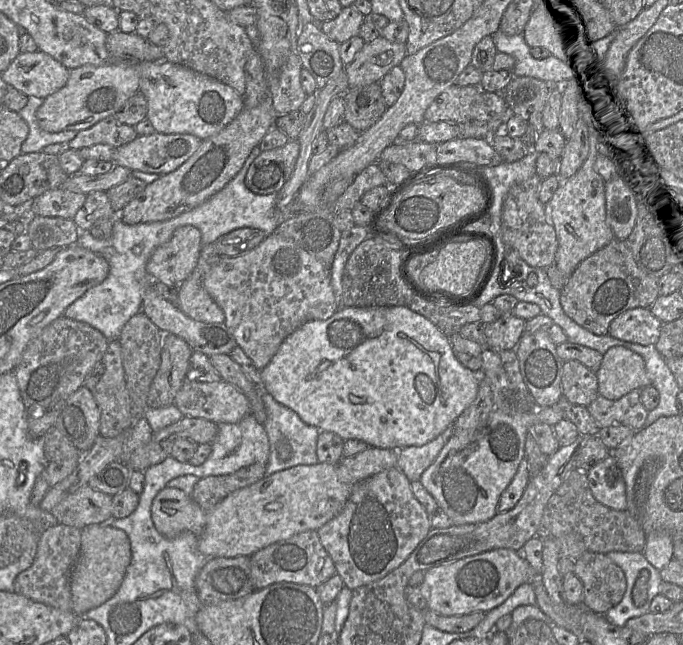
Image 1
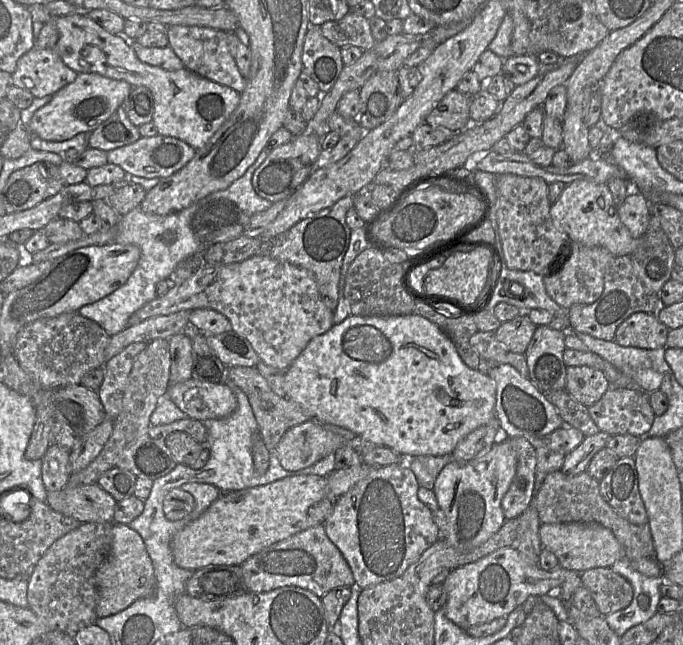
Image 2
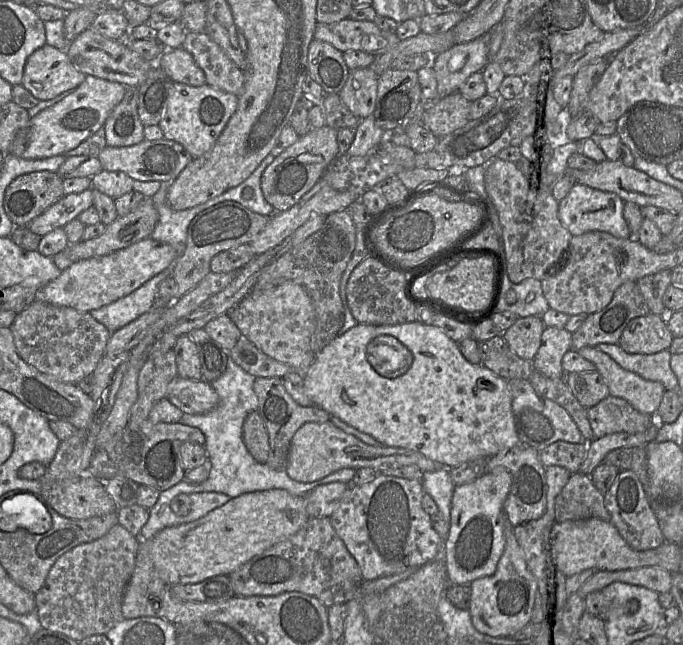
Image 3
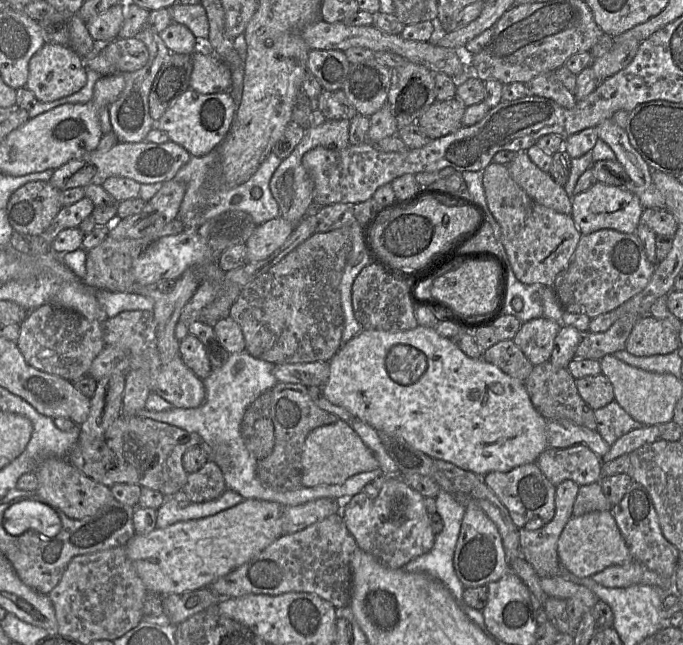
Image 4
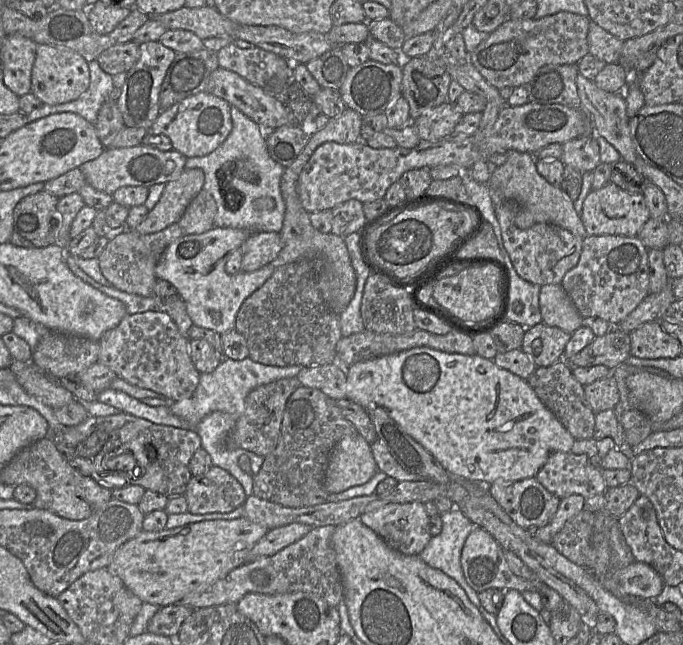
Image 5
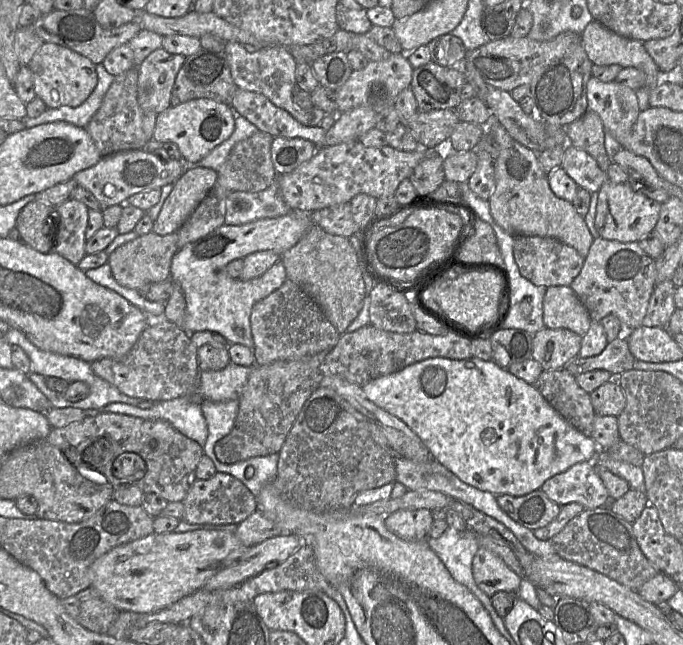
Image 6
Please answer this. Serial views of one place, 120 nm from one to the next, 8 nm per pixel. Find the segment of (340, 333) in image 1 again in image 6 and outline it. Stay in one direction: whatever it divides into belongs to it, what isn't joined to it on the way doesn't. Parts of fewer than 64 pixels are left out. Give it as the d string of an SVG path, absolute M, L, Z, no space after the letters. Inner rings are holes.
M474 356L460 360L444 357L428 358L411 364L395 373L371 380L362 387L362 390L368 400L402 420L421 439L433 458L454 473L461 481L479 490L491 492L494 495L508 494L512 496L523 496L534 490L538 490L547 479L566 471L574 464L593 461L600 450L592 437L585 436L568 423L546 401L534 384L529 384L517 378L507 368L500 367L494 360L482 360Z

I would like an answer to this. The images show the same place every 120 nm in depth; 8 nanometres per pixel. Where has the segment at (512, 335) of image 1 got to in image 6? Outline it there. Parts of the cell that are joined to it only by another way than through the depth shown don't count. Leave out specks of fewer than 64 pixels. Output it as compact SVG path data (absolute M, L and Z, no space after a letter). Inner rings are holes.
M544 327L532 338L532 358L540 363L543 370L556 370L576 358L581 348L582 336L568 329Z

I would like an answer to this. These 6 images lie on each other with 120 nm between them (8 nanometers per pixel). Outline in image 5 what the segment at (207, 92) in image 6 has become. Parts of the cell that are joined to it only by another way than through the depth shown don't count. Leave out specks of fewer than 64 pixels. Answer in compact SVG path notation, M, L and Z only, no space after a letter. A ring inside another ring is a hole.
M206 48L176 53L161 84L159 93L161 111L189 96L205 92L211 73L218 67L217 53Z

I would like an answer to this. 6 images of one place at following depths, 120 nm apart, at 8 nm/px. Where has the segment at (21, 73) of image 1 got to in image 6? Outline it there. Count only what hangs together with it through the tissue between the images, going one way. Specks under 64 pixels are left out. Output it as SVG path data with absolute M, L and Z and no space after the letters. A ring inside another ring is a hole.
M45 42L28 64L33 74L35 94L45 102L47 108L81 105L97 85L95 65L90 59L70 48L51 42Z

